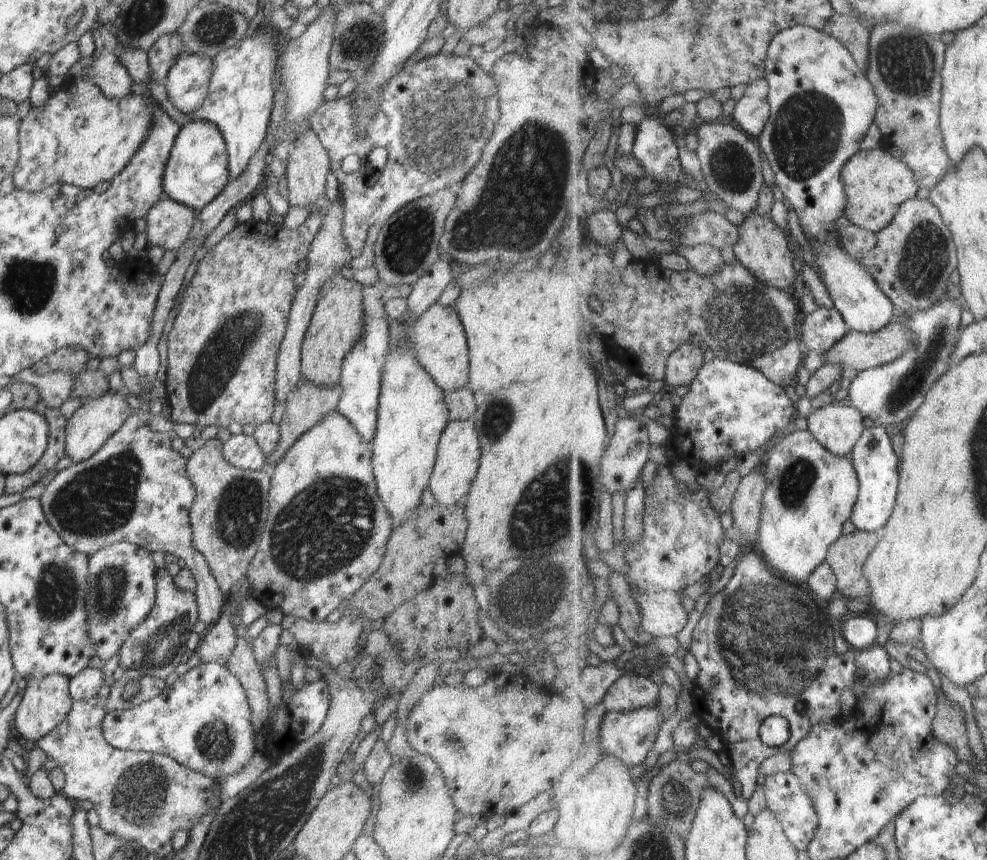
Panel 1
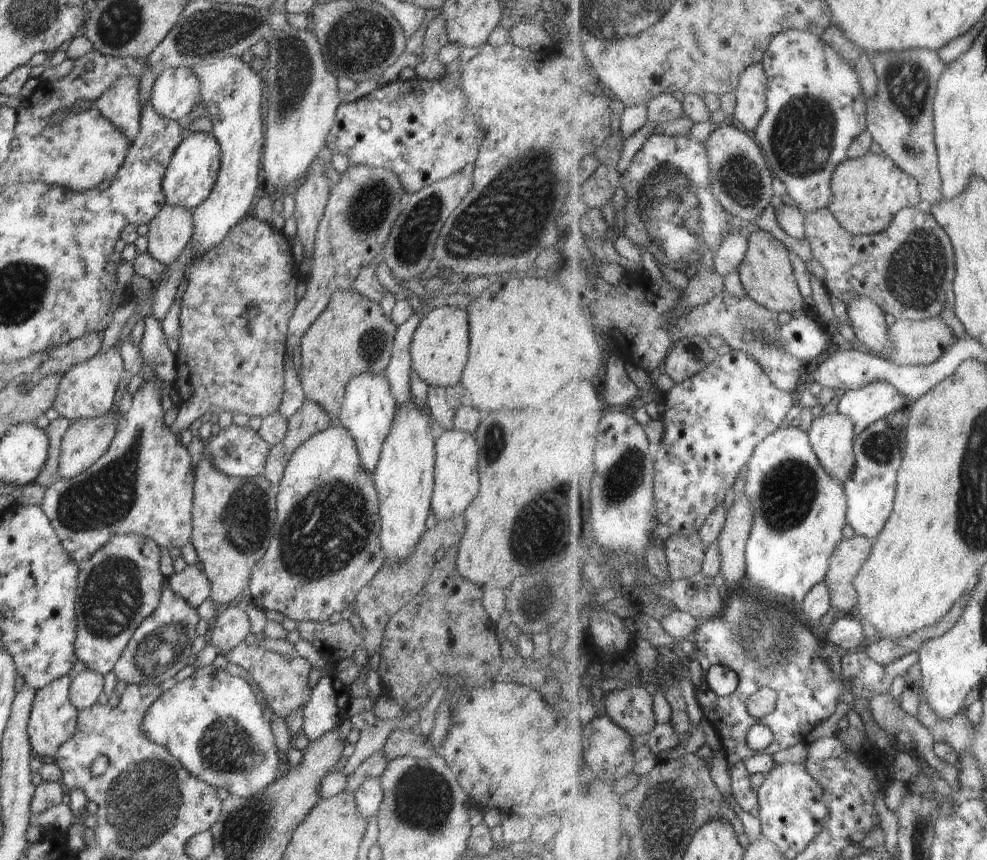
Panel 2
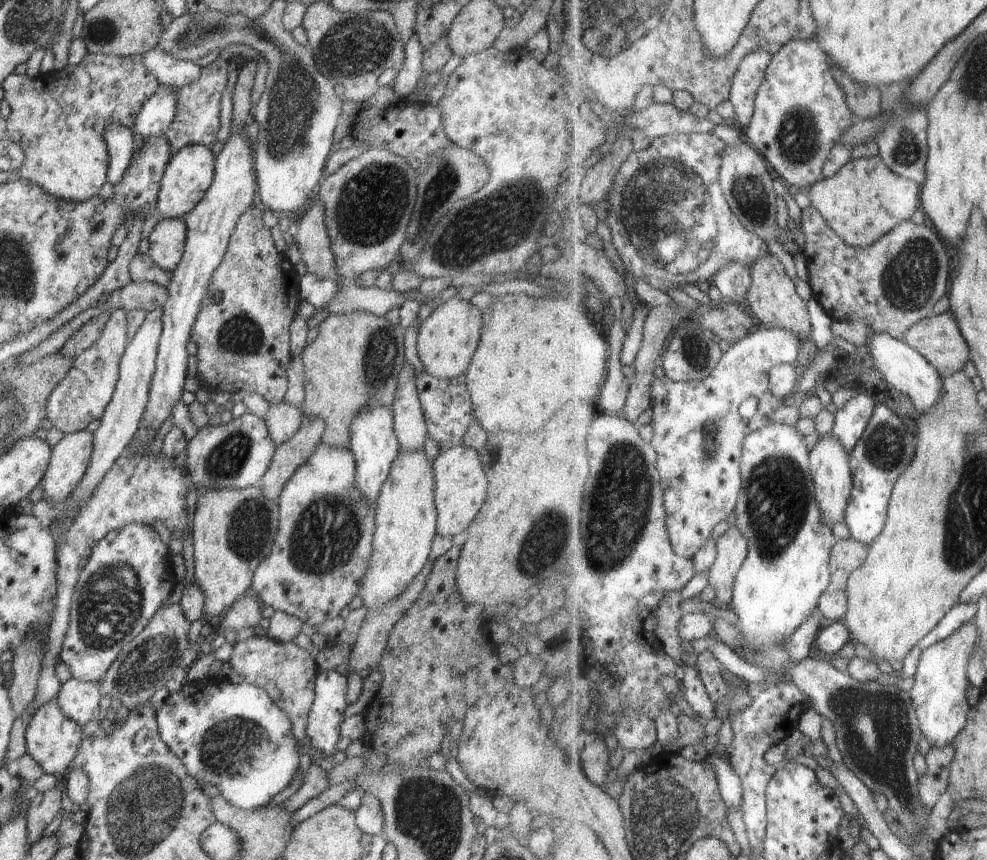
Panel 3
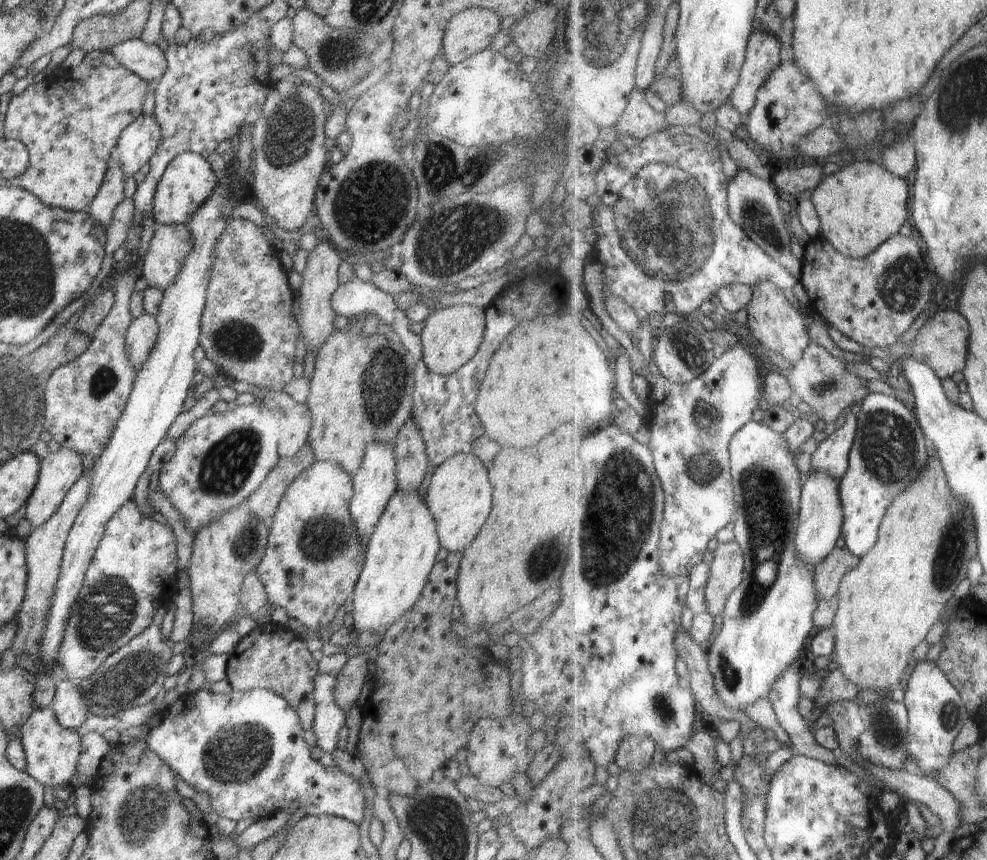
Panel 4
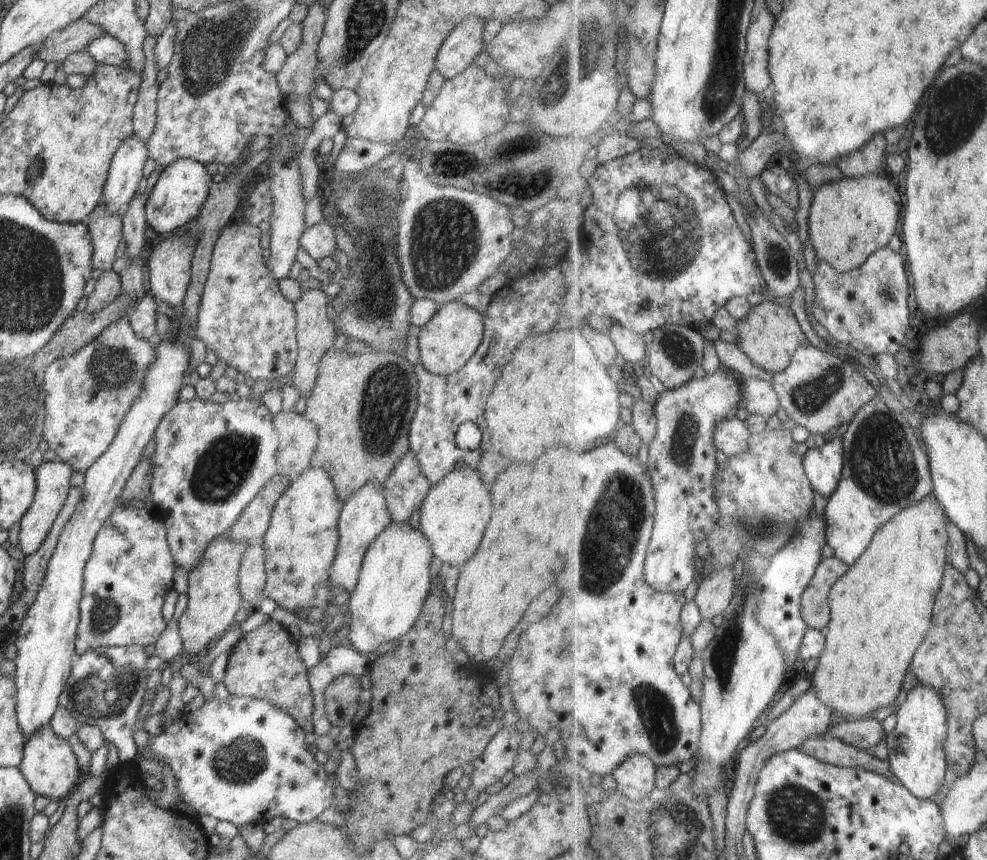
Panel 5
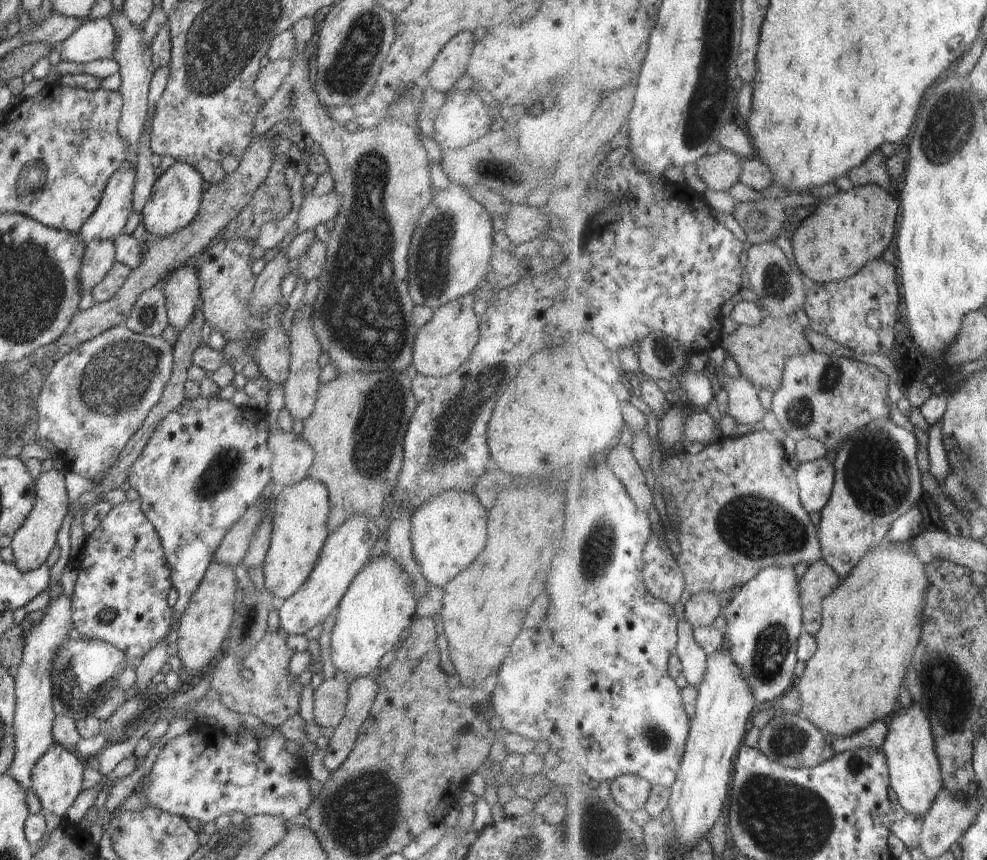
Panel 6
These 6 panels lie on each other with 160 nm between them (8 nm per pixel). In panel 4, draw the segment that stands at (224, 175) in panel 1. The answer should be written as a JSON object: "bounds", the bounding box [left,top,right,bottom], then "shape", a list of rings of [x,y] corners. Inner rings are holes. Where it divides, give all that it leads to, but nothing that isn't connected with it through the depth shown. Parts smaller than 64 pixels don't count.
{"bounds":[150,152,218,225],"shape":[[[193,152],[180,153],[168,164],[157,182],[150,216],[157,225],[188,224],[190,217],[198,212],[200,205],[215,190],[218,176],[203,156]]]}

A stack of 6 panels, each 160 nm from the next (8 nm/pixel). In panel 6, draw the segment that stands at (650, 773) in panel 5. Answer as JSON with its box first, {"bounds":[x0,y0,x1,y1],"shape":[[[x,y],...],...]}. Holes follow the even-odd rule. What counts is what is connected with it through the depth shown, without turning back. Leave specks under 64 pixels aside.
{"bounds":[608,775,653,813],"shape":[[[624,775],[613,780],[608,787],[608,792],[631,813],[640,810],[646,806],[646,802],[650,800],[653,784],[640,775]]]}

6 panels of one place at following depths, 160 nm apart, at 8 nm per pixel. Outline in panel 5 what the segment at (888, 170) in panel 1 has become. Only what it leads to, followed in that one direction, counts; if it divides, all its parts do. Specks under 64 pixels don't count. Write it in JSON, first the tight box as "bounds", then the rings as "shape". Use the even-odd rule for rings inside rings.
{"bounds":[809,173,906,272],"shape":[[[870,173],[859,177],[844,177],[826,183],[814,193],[809,228],[820,261],[829,262],[840,272],[848,272],[868,262],[880,248],[888,246],[898,232],[902,208],[906,208],[898,186]]]}

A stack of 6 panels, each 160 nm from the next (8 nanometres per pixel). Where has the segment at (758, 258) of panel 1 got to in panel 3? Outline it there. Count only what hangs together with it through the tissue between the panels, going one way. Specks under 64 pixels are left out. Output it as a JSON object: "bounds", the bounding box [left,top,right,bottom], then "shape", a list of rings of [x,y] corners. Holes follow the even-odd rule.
{"bounds":[748,254,812,339],"shape":[[[774,254],[764,255],[759,261],[751,266],[753,272],[753,283],[748,294],[752,314],[757,318],[759,326],[782,327],[793,330],[801,339],[812,332],[812,320],[808,301],[798,294],[794,279],[786,272],[784,264]]]}

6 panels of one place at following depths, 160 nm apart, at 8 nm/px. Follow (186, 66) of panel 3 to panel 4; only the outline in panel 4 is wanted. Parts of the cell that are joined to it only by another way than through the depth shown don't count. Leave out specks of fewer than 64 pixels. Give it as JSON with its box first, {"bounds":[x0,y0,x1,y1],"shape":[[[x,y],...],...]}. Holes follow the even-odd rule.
{"bounds":[112,39,167,82],"shape":[[[130,39],[112,48],[115,59],[146,82],[158,82],[167,69],[165,54],[157,43],[145,43],[142,39]]]}

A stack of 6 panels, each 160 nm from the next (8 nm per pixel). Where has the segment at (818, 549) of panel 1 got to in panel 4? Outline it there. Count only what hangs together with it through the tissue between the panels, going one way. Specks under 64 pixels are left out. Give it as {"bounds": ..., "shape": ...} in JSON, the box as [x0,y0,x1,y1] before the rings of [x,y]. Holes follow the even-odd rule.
{"bounds":[709,421,819,709],"shape":[[[752,421],[747,424],[731,442],[731,459],[733,464],[733,476],[735,477],[735,491],[738,502],[737,521],[735,523],[736,540],[743,546],[747,558],[747,568],[744,577],[744,582],[732,594],[727,604],[727,610],[723,616],[723,629],[715,638],[714,644],[711,647],[709,661],[712,672],[715,676],[721,699],[731,708],[740,709],[743,704],[752,704],[760,698],[769,698],[770,691],[774,683],[790,668],[790,665],[800,656],[802,652],[809,648],[809,643],[816,633],[815,616],[819,610],[819,588],[816,580],[816,567],[812,563],[807,563],[799,553],[795,536],[800,524],[801,517],[801,498],[803,497],[803,486],[805,475],[796,465],[796,455],[793,453],[789,440],[785,433],[780,433],[772,426],[767,426],[765,423]]]}

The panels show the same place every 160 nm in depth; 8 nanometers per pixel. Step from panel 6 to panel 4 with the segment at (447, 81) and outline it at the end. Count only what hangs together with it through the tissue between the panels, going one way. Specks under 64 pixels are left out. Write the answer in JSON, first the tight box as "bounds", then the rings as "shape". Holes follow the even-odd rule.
{"bounds":[443,7,502,65],"shape":[[[472,7],[452,16],[443,36],[444,58],[452,65],[490,48],[502,18],[490,8]]]}

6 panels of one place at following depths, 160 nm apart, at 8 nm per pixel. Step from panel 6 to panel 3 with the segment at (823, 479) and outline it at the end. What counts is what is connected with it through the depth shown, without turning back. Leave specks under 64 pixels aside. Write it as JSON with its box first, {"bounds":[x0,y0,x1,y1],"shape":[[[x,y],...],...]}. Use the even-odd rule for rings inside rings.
{"bounds":[832,388,877,452],"shape":[[[861,388],[837,413],[837,421],[832,433],[852,452],[863,439],[868,425],[877,409],[876,398],[870,390]]]}

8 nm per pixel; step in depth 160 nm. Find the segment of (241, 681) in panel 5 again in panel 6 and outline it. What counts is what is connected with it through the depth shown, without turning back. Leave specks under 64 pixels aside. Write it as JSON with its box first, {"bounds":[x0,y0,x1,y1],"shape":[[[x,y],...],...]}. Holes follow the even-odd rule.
{"bounds":[211,627,302,727],"shape":[[[280,627],[276,632],[267,630],[264,637],[246,653],[245,656],[237,653],[228,653],[220,656],[212,665],[211,689],[218,692],[222,705],[232,713],[247,713],[254,715],[261,724],[285,727],[286,720],[299,714],[302,685],[289,672],[289,661],[293,652],[287,644],[287,633]]]}

